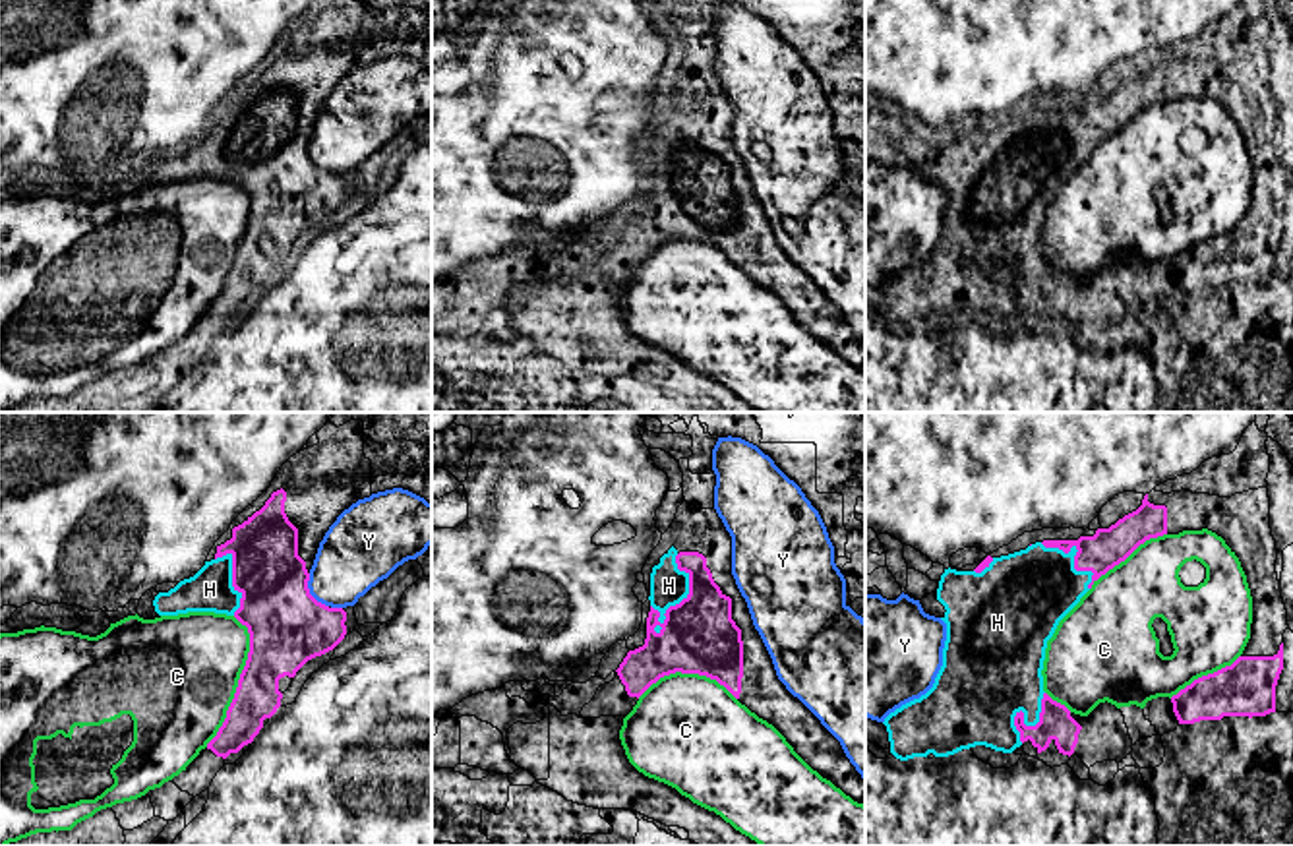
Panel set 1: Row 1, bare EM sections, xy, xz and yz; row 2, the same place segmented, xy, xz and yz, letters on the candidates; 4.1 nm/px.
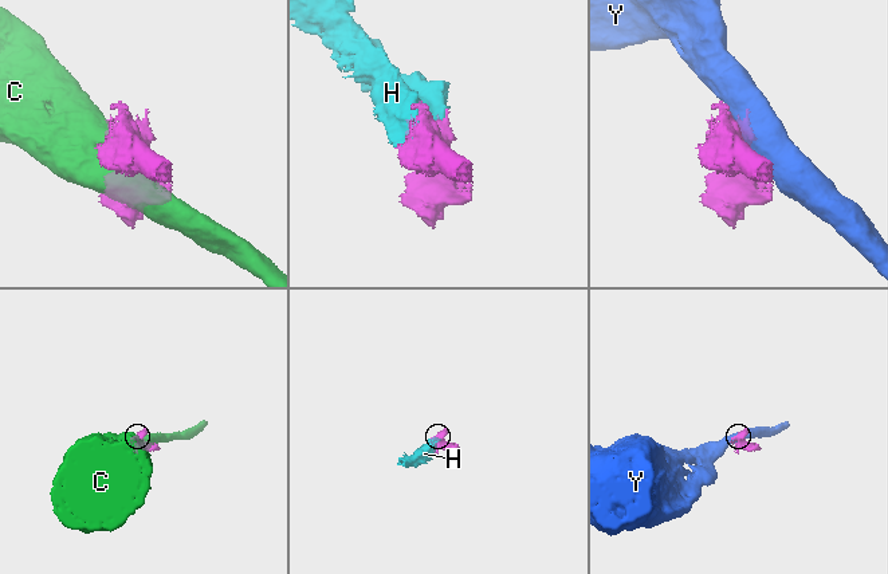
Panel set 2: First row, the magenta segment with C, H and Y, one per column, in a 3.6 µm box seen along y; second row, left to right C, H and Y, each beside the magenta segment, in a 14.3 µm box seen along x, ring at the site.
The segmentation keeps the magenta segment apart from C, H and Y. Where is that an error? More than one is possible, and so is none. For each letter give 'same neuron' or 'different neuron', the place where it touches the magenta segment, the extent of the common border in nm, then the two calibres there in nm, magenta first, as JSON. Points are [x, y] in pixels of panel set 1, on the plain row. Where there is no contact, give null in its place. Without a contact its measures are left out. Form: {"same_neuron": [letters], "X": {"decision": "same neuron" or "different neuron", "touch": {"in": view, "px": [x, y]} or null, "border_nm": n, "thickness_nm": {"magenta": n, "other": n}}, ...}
{"same_neuron": ["H"], "C": {"decision": "different neuron", "touch": {"in": "xy", "px": [239, 248]}, "border_nm": 550, "thickness_nm": {"magenta": 280, "other": 480}}, "H": {"decision": "same neuron", "touch": {"in": "xz", "px": [688, 161]}, "border_nm": 340, "thickness_nm": {"magenta": 300, "other": 160}}, "Y": {"decision": "different neuron", "touch": {"in": "xy", "px": [308, 159]}, "border_nm": 170, "thickness_nm": {"magenta": 320, "other": 300}}}

